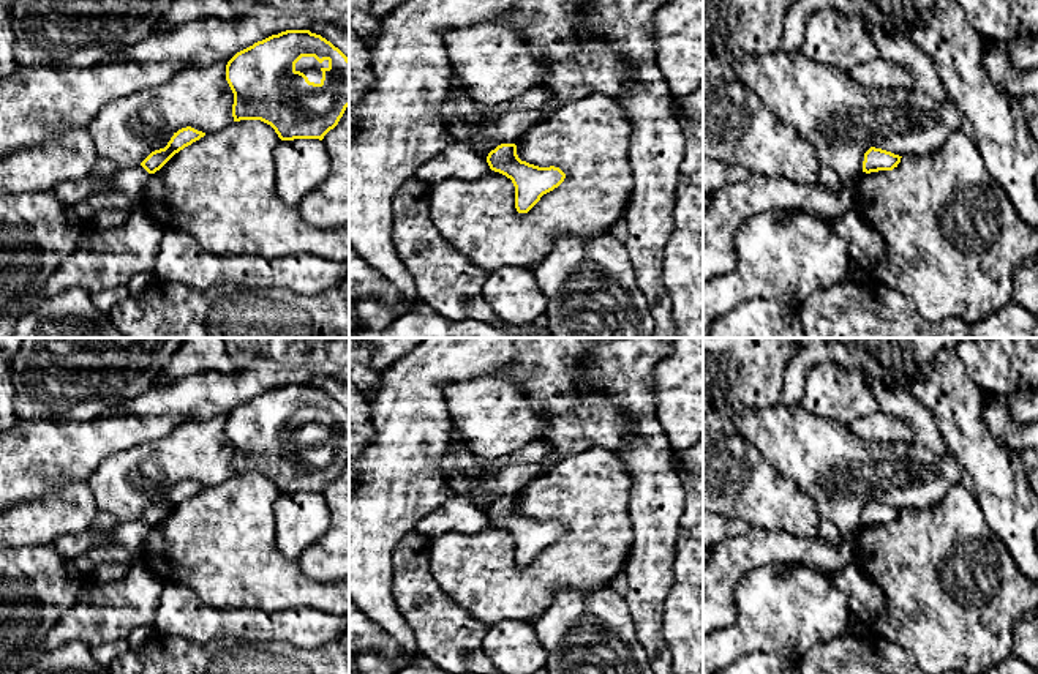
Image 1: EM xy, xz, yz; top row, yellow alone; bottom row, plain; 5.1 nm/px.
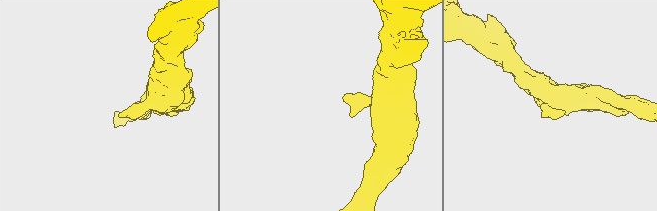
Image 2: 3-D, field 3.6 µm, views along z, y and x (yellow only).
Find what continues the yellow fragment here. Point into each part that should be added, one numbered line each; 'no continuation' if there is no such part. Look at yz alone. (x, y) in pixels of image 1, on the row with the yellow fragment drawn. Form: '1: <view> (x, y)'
no continuation

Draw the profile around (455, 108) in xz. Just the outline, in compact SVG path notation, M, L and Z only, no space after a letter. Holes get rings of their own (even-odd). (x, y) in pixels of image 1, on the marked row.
M452 88L439 110L439 120L446 129L449 129L452 122L468 122L474 128L479 128L483 123L476 103L471 98L455 93Z

